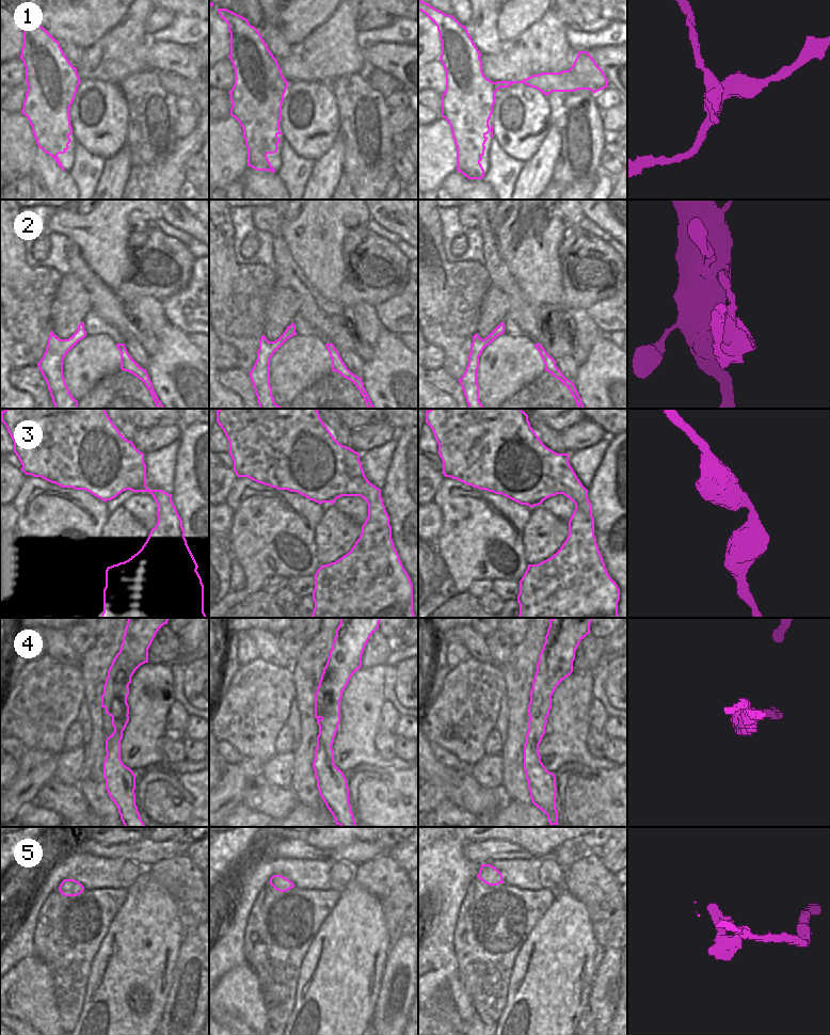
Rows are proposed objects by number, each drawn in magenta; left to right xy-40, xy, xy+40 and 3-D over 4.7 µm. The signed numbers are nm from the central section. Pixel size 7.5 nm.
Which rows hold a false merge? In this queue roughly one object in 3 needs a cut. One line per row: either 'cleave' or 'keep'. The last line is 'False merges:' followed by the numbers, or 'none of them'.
1: cleave
2: keep
3: keep
4: cleave
5: keep
False merges: 1, 4

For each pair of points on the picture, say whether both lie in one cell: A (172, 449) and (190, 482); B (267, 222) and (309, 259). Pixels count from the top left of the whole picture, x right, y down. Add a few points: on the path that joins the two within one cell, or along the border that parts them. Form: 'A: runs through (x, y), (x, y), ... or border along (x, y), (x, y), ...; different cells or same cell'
A: border along (178, 440), (179, 447), (175, 456), (173, 479); different cells
B: runs through (278, 226), (302, 248); same cell

